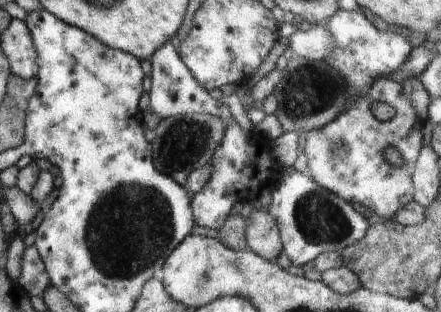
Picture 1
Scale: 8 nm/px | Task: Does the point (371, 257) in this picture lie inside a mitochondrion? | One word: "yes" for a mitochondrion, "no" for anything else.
no

